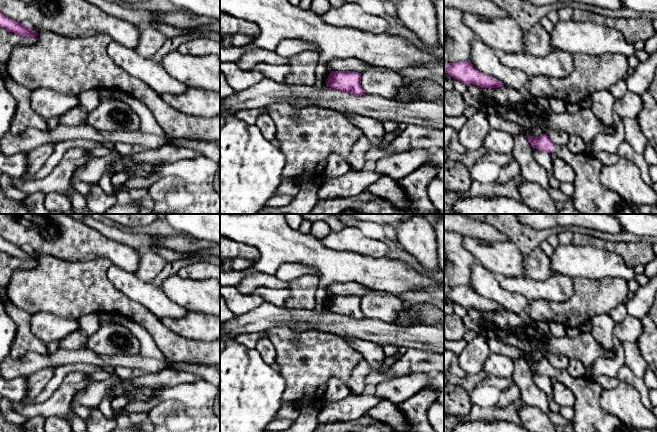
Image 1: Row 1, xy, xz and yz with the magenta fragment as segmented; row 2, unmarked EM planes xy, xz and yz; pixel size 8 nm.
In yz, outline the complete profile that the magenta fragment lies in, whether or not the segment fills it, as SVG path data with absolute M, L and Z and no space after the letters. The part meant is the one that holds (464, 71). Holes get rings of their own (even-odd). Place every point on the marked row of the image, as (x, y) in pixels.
M470 61L456 62L456 63L444 63L444 72L465 83L474 84L481 88L498 88L504 86L504 84L486 75L473 67Z

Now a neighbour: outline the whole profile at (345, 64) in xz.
M356 58L334 59L327 63L326 67L330 71L355 71L363 73L367 64Z

